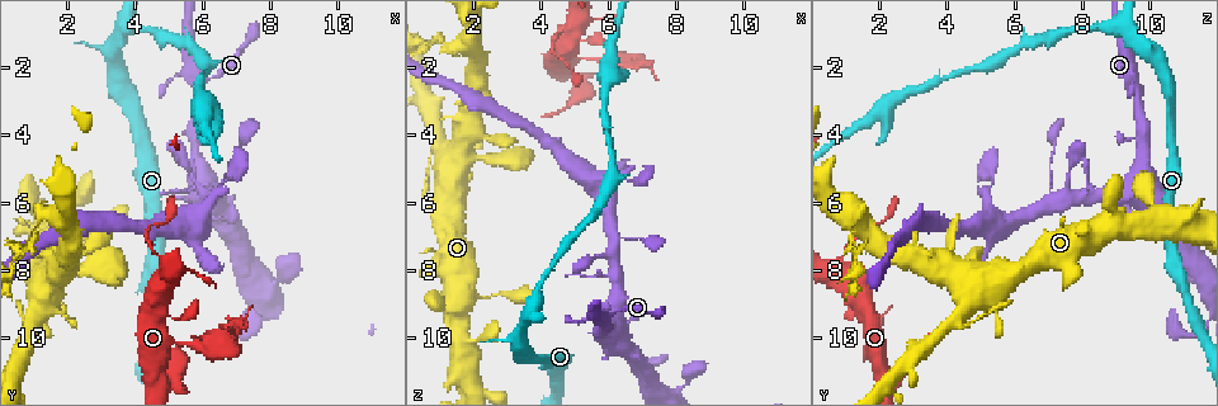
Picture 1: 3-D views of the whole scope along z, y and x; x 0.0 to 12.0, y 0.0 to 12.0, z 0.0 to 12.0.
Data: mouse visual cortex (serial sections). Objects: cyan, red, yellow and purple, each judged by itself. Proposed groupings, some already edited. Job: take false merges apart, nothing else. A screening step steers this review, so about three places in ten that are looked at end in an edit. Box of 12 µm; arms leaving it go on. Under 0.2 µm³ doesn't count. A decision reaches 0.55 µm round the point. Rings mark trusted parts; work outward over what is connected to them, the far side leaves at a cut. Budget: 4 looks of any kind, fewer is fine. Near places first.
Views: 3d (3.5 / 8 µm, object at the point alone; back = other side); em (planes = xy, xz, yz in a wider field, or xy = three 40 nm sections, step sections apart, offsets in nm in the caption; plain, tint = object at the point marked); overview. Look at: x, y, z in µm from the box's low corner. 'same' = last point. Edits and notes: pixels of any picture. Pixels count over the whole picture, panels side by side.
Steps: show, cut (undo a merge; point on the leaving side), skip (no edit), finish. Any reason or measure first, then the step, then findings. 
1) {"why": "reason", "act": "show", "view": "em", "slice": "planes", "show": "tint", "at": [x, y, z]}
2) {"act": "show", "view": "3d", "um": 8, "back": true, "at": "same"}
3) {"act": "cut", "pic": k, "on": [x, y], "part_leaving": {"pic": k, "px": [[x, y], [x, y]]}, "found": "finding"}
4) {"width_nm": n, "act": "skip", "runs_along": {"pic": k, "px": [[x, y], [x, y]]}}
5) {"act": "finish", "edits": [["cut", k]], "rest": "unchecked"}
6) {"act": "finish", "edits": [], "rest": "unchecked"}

{"why": "sudden change in width", "act": "show", "view": "3d", "um": 3.5, "at": [5.6, 10.2, 1.8]}

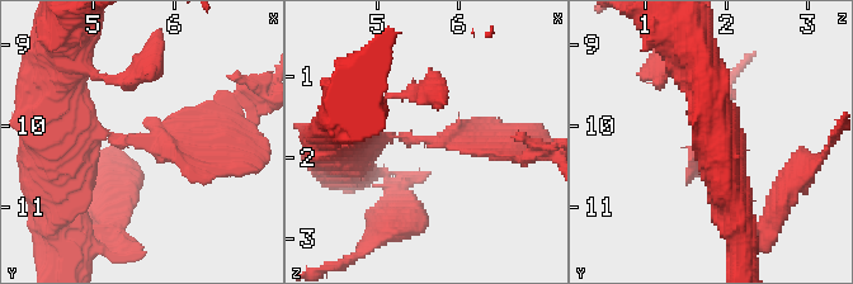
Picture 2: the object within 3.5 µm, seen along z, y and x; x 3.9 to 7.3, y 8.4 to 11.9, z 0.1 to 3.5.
{"act": "show", "view": "em", "slice": "xy", "step": 2, "show": "tint", "at": [5.60, 10.15, 1.80]}

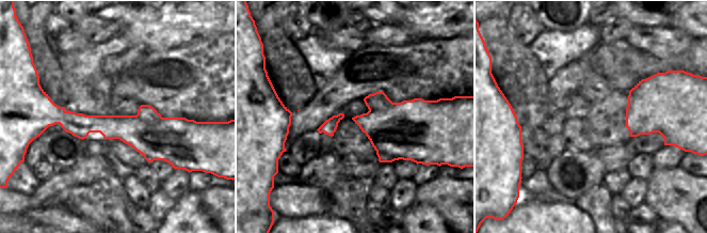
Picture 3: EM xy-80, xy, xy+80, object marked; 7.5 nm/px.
{"act": "skip", "runs_along": {"pic": 3, "px": [[47, 110], [76, 124], [186, 129]]}, "found": "all the same cell"}

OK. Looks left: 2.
{"why": "three-way junction", "act": "show", "view": "3d", "um": 3.5, "back": true, "at": [1.5, 6.4, 1.4]}

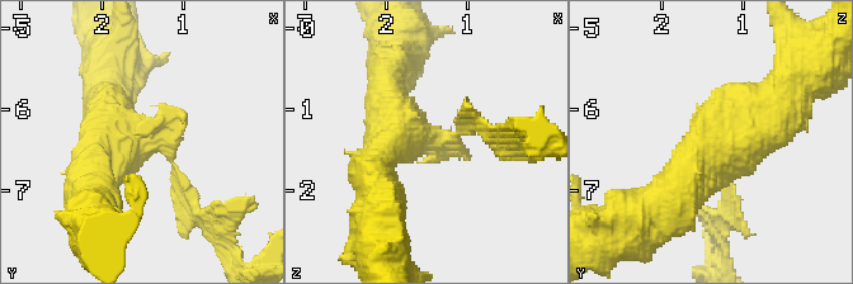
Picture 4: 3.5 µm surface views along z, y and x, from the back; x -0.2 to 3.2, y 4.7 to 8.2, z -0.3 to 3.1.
{"act": "cut", "pic": 4, "on": [734, 207], "part_leaving": {"pic": 4, "px": [[175, 170], [196, 219], [230, 263]]}, "found": "two cells meet here"}

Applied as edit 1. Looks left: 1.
{"act": "finish", "edits": [["cut", 4]], "rest": "unchecked"}

